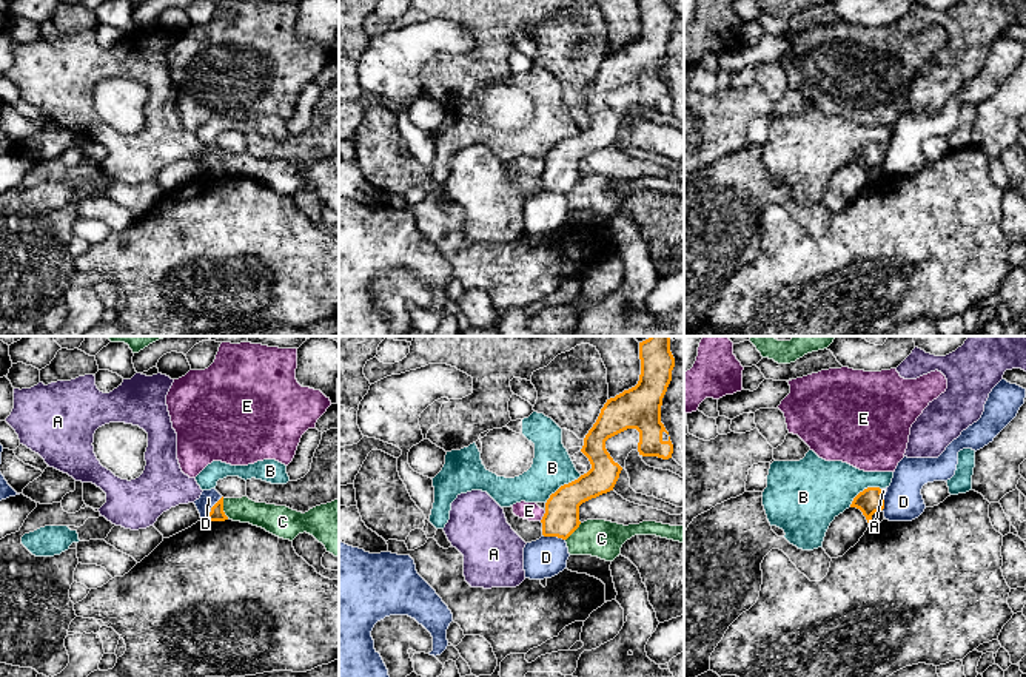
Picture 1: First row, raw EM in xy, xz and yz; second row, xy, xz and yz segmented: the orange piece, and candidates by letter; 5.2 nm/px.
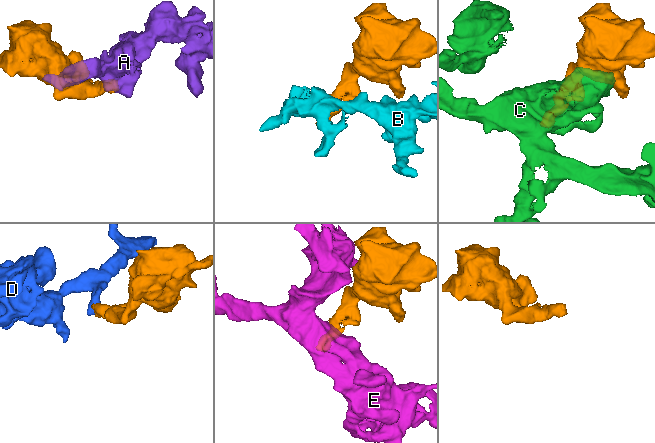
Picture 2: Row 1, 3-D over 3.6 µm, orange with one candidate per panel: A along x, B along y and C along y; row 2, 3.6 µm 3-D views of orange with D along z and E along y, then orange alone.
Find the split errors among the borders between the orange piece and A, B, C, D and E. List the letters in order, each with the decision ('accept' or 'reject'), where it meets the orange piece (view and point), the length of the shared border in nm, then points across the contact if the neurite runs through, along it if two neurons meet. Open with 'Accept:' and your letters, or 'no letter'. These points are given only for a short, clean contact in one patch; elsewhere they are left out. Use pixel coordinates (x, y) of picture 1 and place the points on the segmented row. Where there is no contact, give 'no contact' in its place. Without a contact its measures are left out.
Accept: A
A: accept | yz (880, 492) | 40 nm | across yz (871, 500), (880, 492), (883, 491)
B: reject | xz (561, 486) | 240 nm | along xz (581, 475), (561, 485), (546, 503)
C: reject | xy (222, 508) | 110 nm
D: reject | xz (553, 535) | 120 nm | along xz (543, 534), (564, 540)
E: reject | xz (544, 515) | 70 nm | along xz (546, 511), (539, 520)

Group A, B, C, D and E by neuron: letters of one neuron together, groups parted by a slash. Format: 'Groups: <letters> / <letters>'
Groups: A / B / C / D / E

